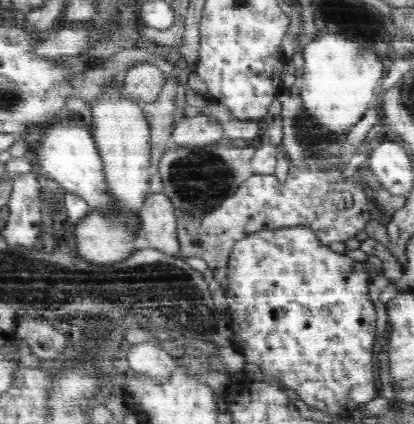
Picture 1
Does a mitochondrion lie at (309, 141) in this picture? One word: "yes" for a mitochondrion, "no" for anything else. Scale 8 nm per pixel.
yes

